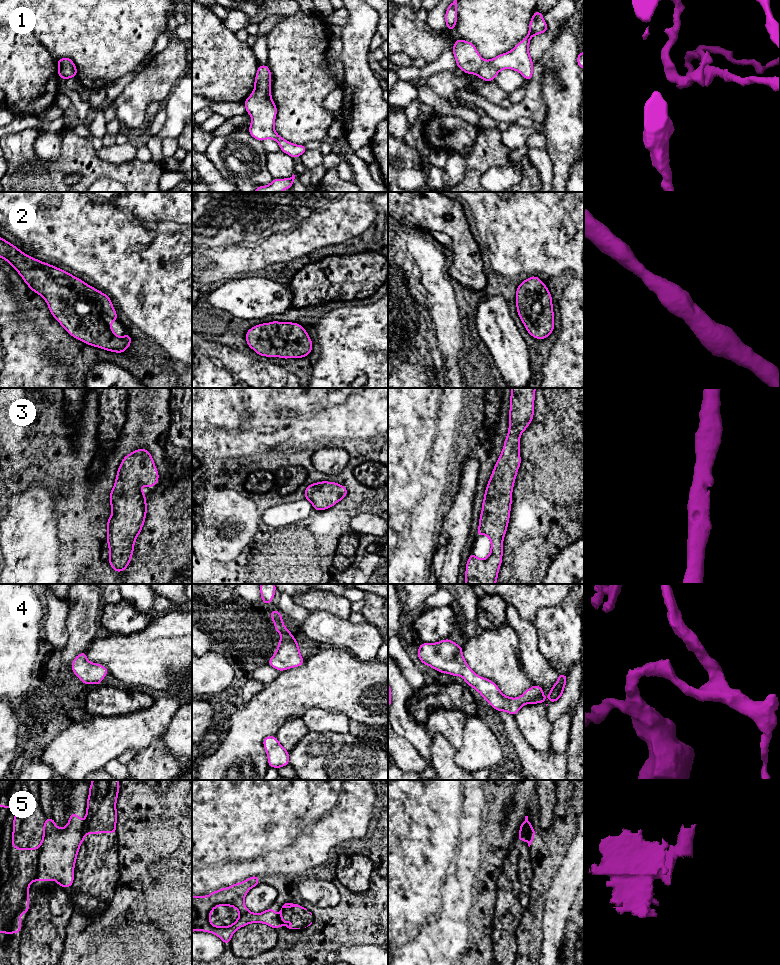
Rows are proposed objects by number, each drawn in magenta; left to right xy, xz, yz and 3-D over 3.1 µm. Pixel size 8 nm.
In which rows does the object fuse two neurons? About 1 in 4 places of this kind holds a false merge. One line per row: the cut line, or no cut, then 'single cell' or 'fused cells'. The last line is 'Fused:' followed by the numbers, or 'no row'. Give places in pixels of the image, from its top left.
1: cut none; single cell
2: cut none; single cell
3: cut none; single cell
4: cut none; single cell
5: cut xy (84, 822), (81, 840); fused cells
Fused: 5

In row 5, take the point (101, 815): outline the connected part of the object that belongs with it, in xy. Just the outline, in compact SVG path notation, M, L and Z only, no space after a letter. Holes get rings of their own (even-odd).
M92 780L83 823L82 841L88 833L117 833L118 793L119 780Z

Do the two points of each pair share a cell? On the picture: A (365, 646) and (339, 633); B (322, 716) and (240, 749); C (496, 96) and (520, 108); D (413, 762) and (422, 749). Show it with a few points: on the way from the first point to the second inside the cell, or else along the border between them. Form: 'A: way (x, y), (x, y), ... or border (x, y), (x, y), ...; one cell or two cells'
A: way (359, 640), (352, 635), (345, 635); one cell
B: border (324, 709), (310, 708), (301, 717); two cells
C: border (477, 92), (487, 100), (497, 104); two cells
D: border (402, 737), (426, 760), (428, 764), (426, 769); two cells

